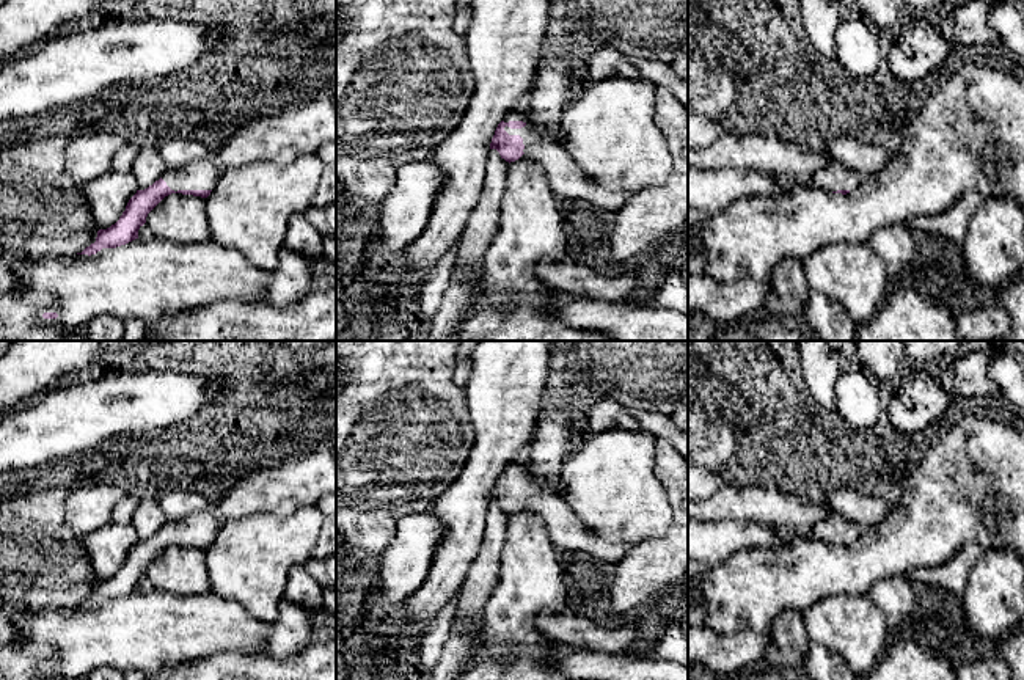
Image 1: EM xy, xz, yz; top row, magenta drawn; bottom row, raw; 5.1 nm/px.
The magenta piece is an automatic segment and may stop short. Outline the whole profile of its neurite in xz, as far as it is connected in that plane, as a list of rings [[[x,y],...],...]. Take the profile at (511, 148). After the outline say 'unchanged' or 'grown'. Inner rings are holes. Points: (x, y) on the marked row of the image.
[[[517,108],[498,124],[490,149],[496,149],[509,163],[521,157],[534,160],[545,171],[558,199],[584,201],[616,214],[631,196],[627,190],[608,190],[586,177],[561,138],[545,137]]]; grown

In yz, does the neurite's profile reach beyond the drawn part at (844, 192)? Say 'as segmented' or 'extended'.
extended

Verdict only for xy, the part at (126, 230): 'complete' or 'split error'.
split error

